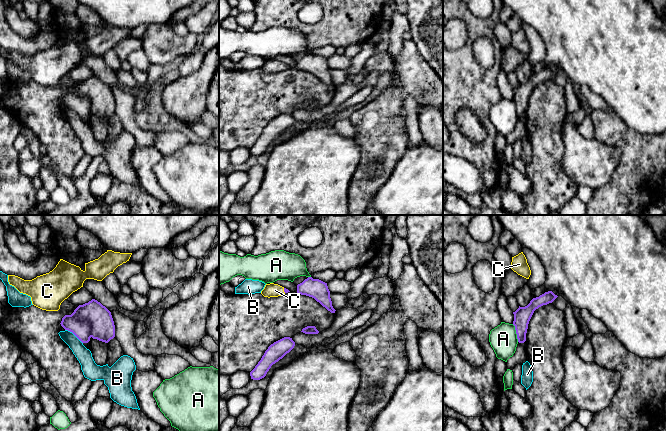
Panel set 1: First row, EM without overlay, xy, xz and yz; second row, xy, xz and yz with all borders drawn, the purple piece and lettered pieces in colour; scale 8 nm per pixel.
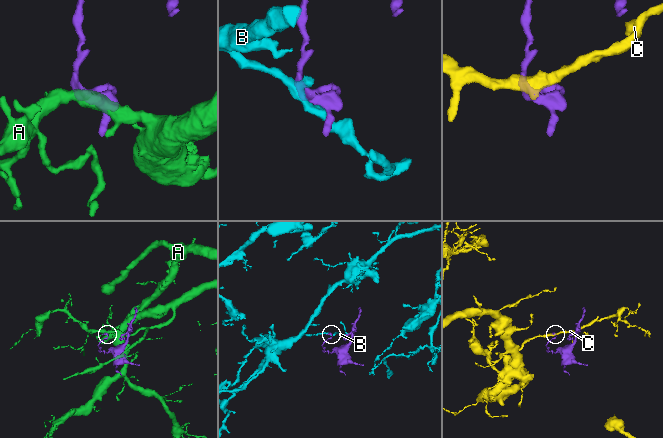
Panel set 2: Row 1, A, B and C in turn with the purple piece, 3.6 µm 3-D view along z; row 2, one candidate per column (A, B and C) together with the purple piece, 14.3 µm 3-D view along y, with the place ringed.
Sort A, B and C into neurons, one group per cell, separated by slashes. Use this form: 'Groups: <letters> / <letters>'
Groups: A / B / C

